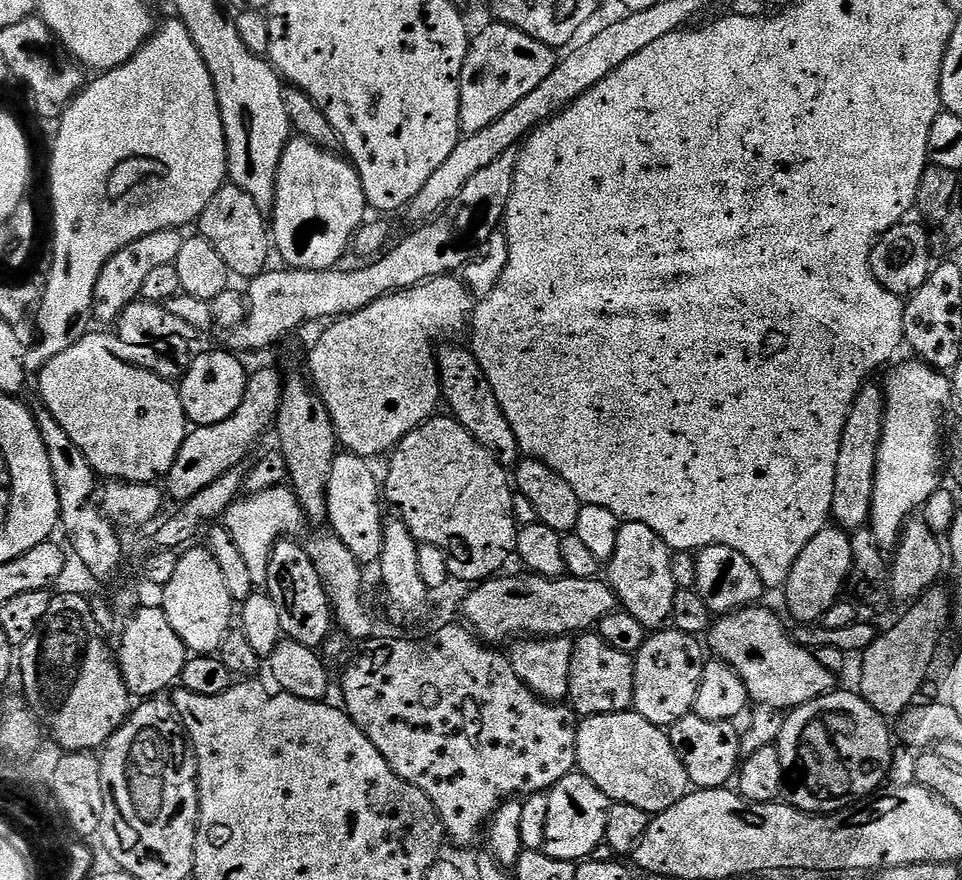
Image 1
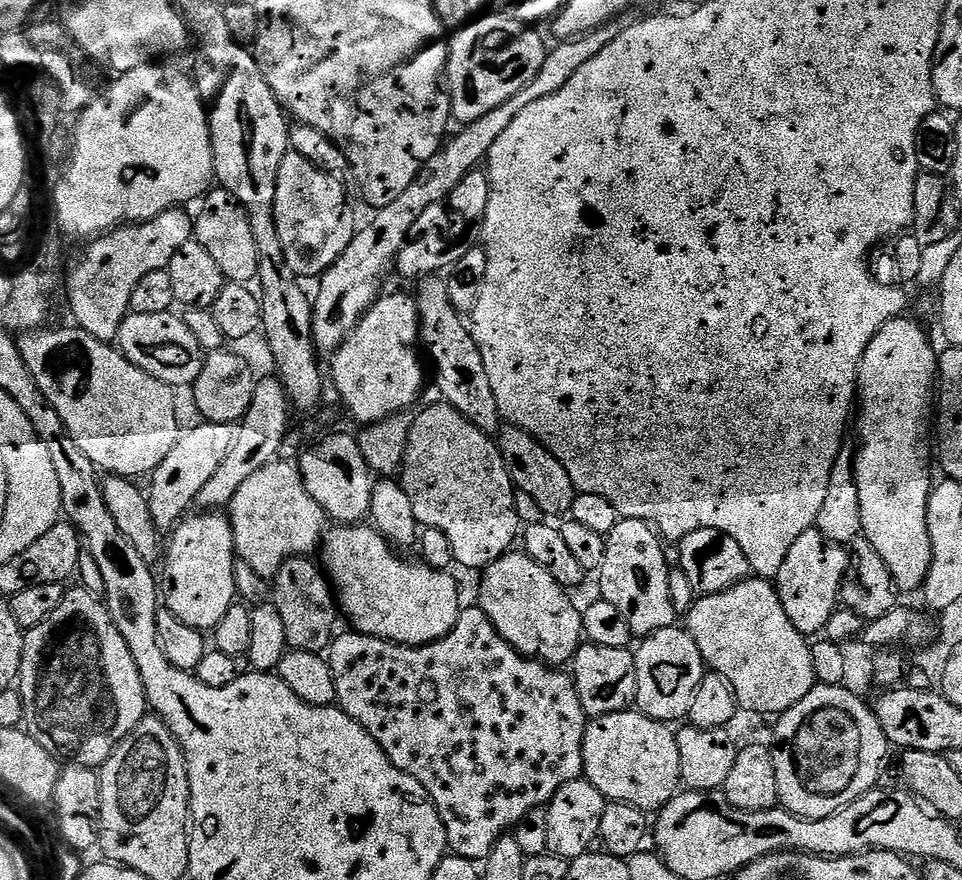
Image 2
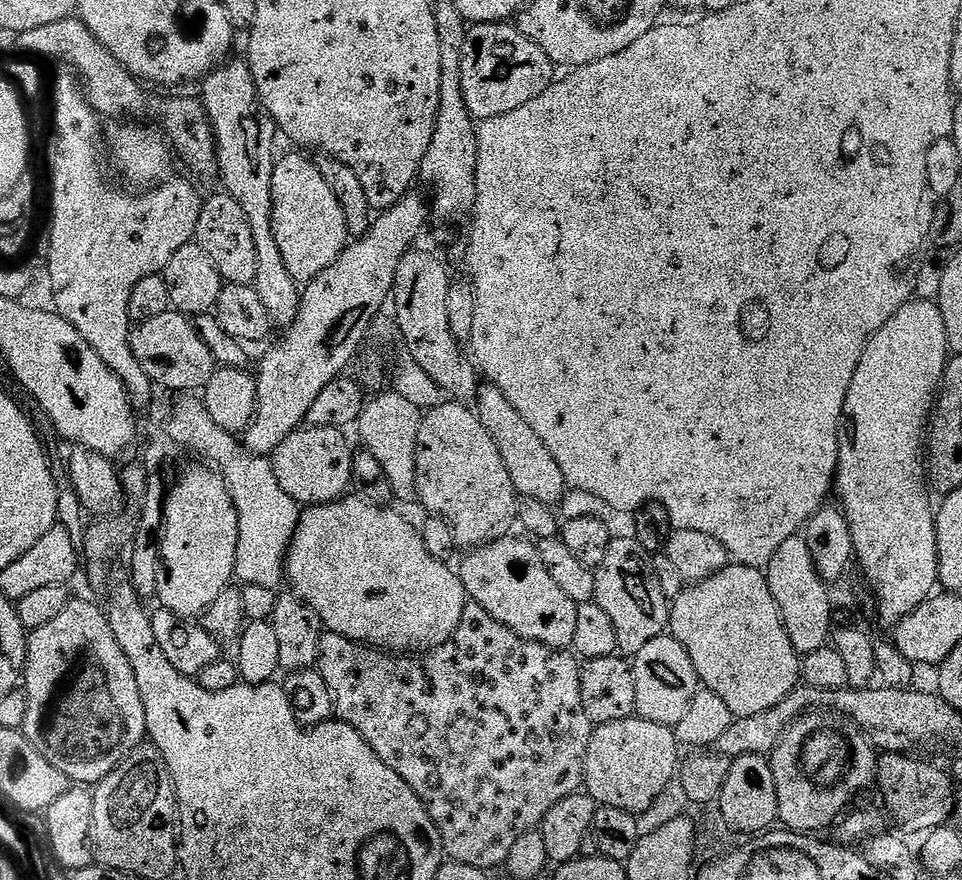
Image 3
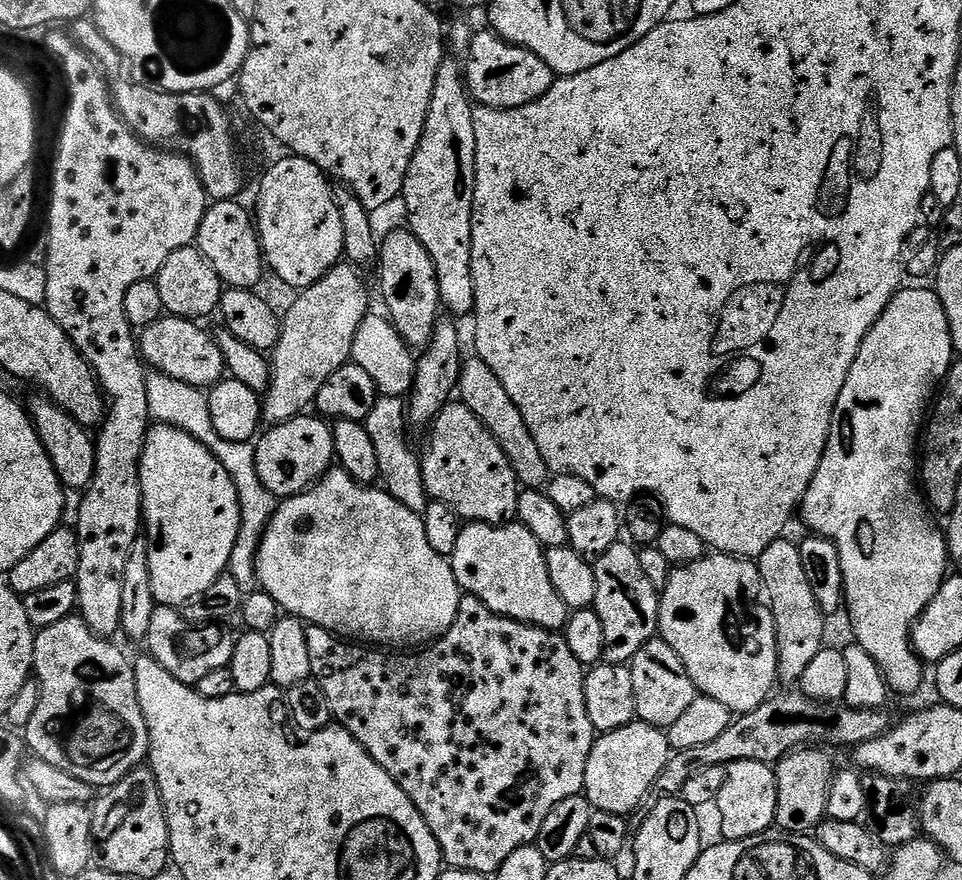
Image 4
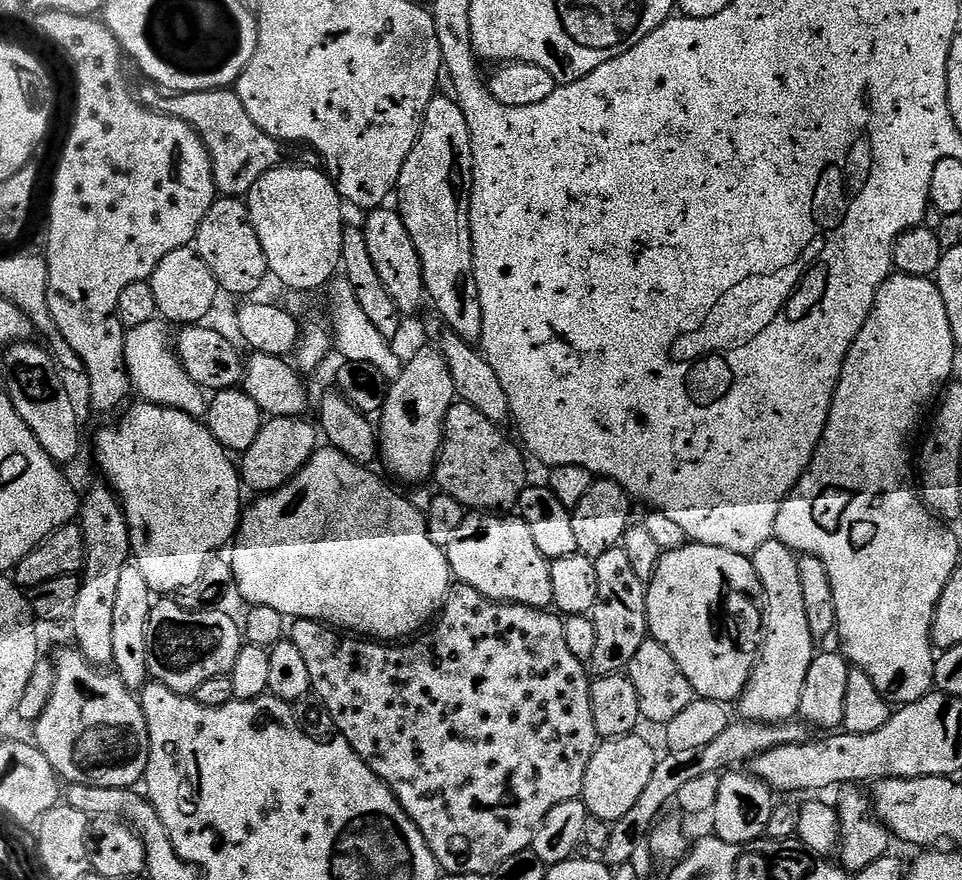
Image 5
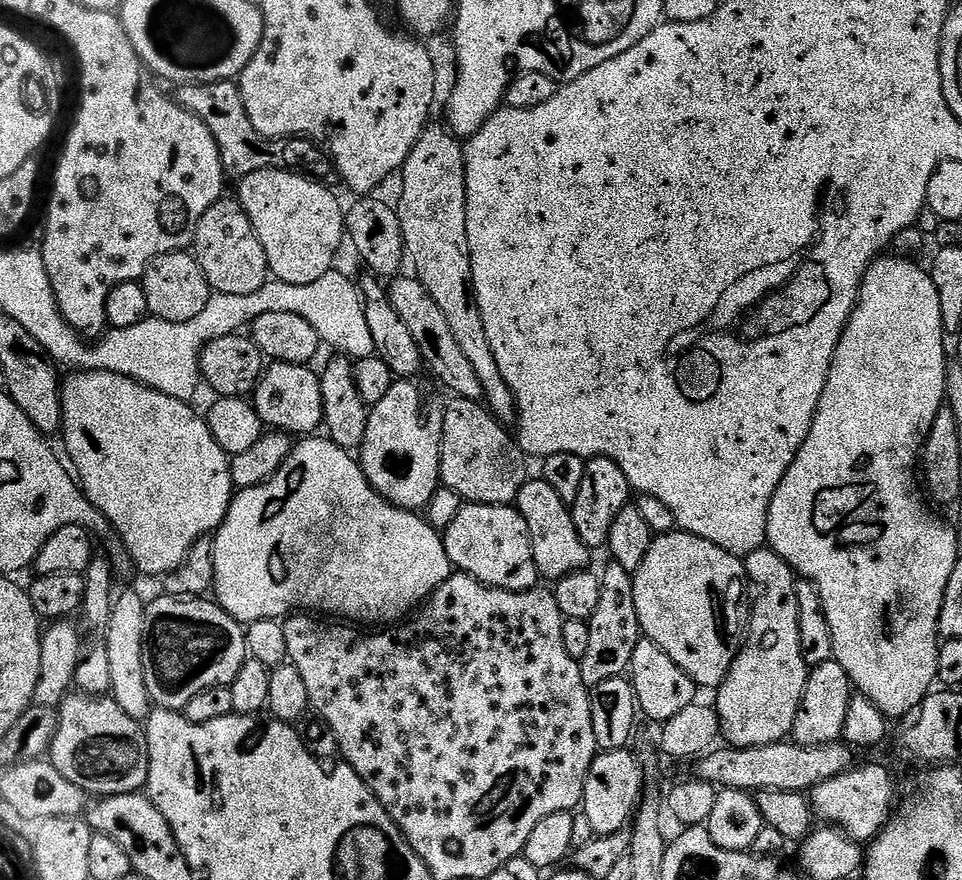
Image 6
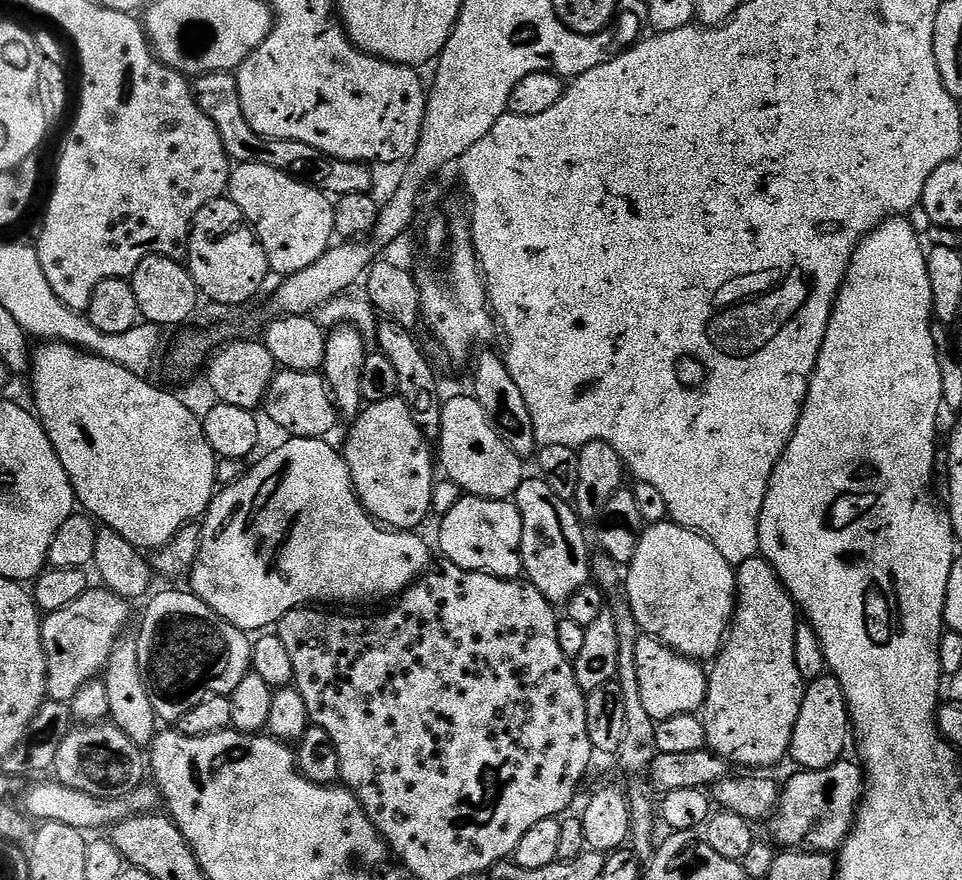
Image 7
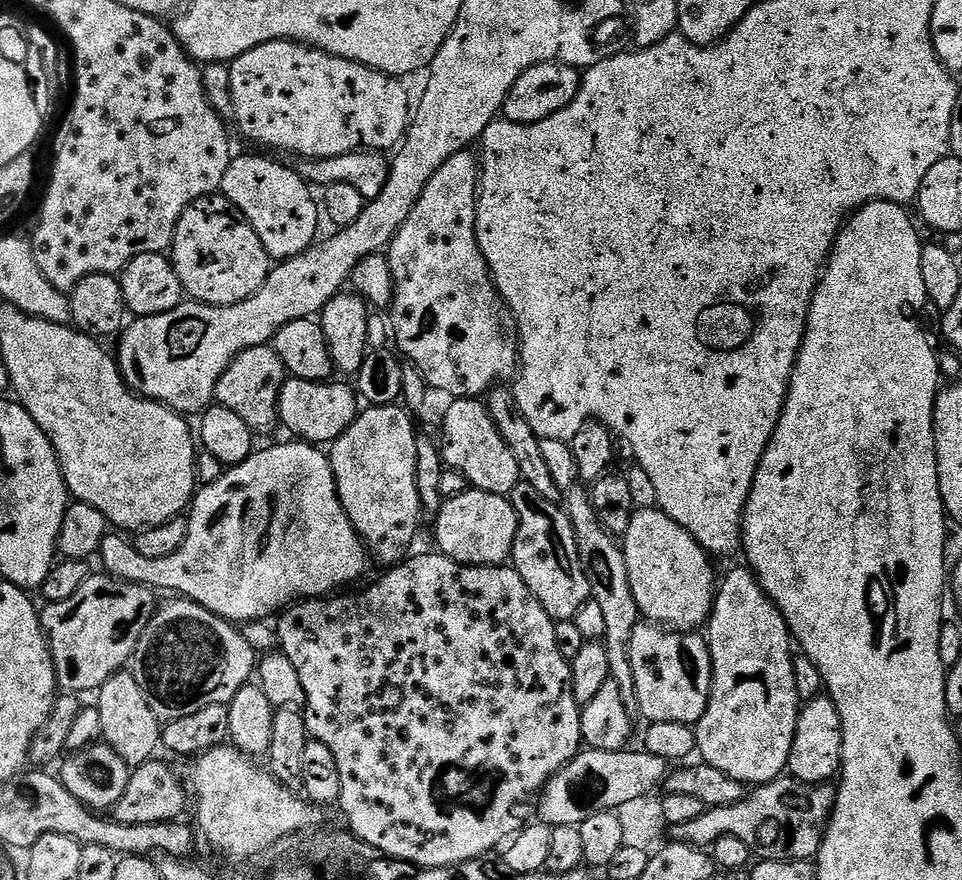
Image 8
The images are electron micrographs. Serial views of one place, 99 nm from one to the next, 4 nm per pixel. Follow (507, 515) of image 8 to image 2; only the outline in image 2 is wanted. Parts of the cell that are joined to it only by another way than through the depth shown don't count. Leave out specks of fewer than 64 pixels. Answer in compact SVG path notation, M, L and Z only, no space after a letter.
M512 550L507 556L495 560L489 568L483 569L484 581L480 584L480 600L478 607L490 618L490 622L498 630L498 634L514 650L524 656L539 660L549 666L568 666L580 649L584 635L584 618L581 609L571 600L569 593L534 558L523 551Z

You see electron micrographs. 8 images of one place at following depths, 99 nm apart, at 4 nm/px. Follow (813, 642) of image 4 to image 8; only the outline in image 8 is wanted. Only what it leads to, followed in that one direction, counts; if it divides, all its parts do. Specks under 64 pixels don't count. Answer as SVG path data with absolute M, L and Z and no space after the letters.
M741 566L730 569L725 576L723 573L716 589L716 601L712 604L712 615L708 617L706 639L712 656L712 689L706 714L694 726L699 759L714 766L714 770L722 770L722 774L739 784L769 784L785 775L802 701L794 686L792 633L788 631L786 618L764 593L751 568Z

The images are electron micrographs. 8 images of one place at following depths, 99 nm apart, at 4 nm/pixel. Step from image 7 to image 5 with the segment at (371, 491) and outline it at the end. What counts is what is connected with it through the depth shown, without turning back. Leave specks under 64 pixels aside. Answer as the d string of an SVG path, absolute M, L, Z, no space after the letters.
M435 346L427 347L418 349L409 360L407 357L400 377L391 381L386 402L378 413L379 463L384 463L393 481L401 480L411 486L435 473L440 446L444 443L446 414L458 400L446 358Z

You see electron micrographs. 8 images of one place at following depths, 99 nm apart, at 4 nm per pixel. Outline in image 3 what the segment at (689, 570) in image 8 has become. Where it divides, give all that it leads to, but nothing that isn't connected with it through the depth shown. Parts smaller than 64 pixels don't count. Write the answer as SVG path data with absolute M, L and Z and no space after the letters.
M732 562L701 584L685 587L684 593L671 601L668 627L671 636L682 642L686 654L690 654L701 685L718 694L718 698L730 706L733 717L762 714L778 706L801 683L801 653L794 650L790 634L786 634L784 619L780 617L774 594L770 594L767 575L761 569Z

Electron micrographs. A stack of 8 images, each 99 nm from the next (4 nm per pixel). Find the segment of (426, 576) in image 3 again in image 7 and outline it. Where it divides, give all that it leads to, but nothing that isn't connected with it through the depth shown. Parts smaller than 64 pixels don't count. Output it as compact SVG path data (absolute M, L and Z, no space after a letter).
M298 436L285 439L285 441L285 444L278 445L269 456L262 457L253 468L249 467L242 479L221 487L212 497L208 512L202 517L204 537L202 546L198 550L198 558L190 573L190 581L192 580L190 588L196 593L198 599L206 602L206 606L210 606L210 610L217 612L226 622L230 622L235 628L242 628L249 634L271 629L280 623L281 618L287 612L304 605L344 606L340 604L368 604L371 600L389 599L388 601L391 601L399 597L400 593L409 588L411 584L415 584L430 568L428 544L422 537L416 536L420 534L412 530L393 530L387 526L381 526L368 515L368 511L362 506L354 490L354 482L350 478L350 470L346 466L343 455L337 449L335 452L328 445L327 439L307 440Z

